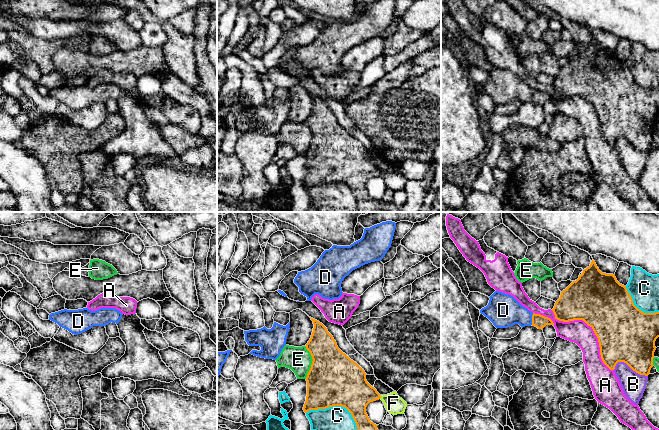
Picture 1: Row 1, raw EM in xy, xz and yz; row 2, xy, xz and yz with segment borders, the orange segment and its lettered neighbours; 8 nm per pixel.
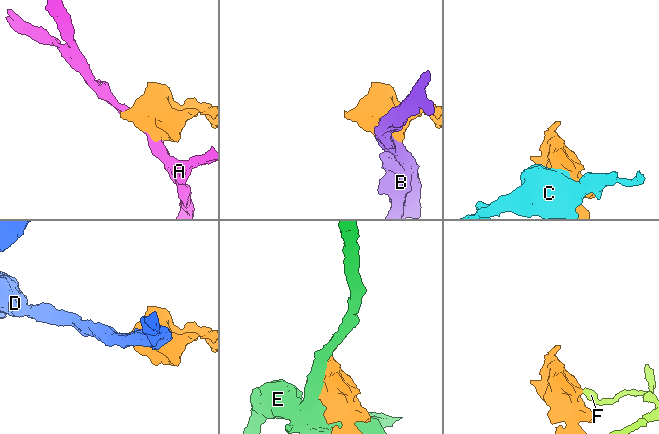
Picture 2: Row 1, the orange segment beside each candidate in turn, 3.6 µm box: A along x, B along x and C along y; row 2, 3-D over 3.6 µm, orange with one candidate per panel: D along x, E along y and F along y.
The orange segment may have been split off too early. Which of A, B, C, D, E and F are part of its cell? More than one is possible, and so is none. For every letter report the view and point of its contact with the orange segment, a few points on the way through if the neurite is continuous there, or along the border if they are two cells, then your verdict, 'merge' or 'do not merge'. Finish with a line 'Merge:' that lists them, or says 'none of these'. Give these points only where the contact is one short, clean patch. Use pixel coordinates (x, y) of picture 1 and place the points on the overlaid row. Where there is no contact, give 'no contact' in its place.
A: yz (592, 328) | do not merge
B: yz (629, 366) | do not merge
C: xz (336, 405) | do not merge
D: yz (532, 319) | across yz (539, 321), (532, 319), (503, 310) | merge
E: xz (312, 362) | do not merge
F: xz (380, 397) | along xz (379, 395), (380, 398) | do not merge
Merge: D

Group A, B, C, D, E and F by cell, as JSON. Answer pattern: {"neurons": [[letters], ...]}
{"neurons": [["A"], ["B"], ["C"], ["D"], ["E"], ["F"]]}

